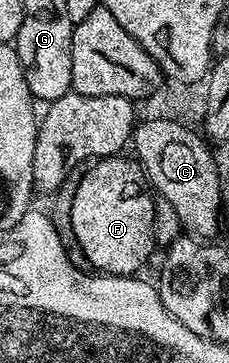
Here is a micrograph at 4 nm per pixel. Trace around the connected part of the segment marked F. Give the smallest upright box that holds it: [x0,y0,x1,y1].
[72,154,158,276]

